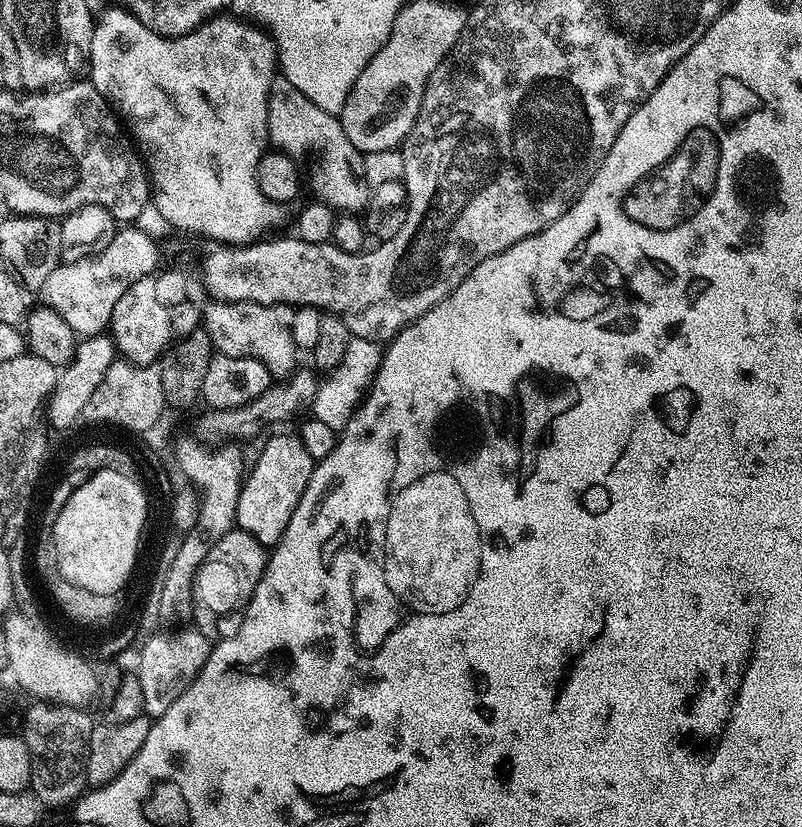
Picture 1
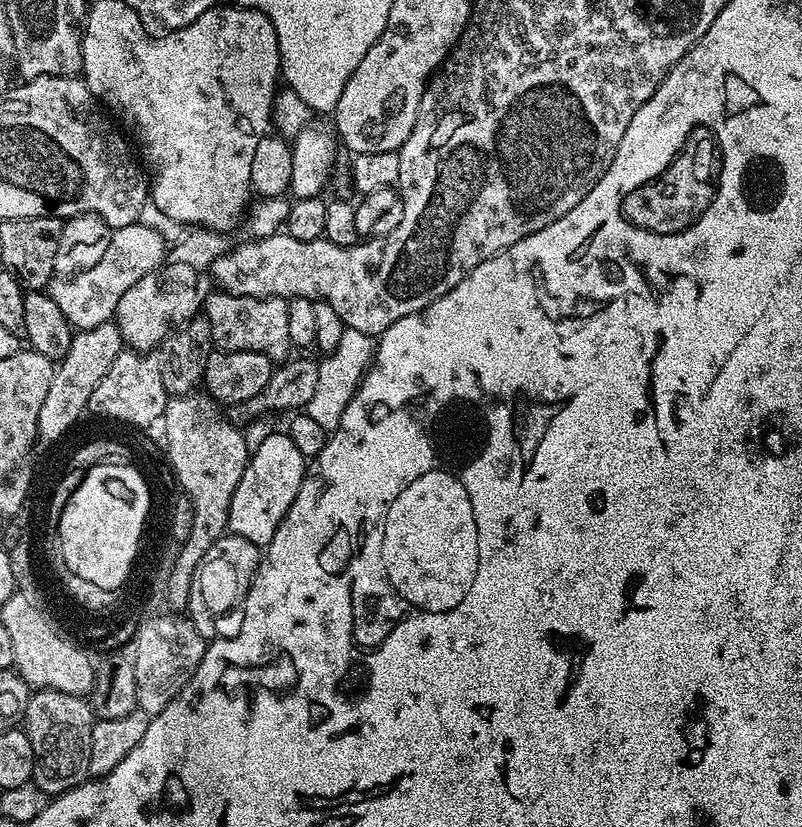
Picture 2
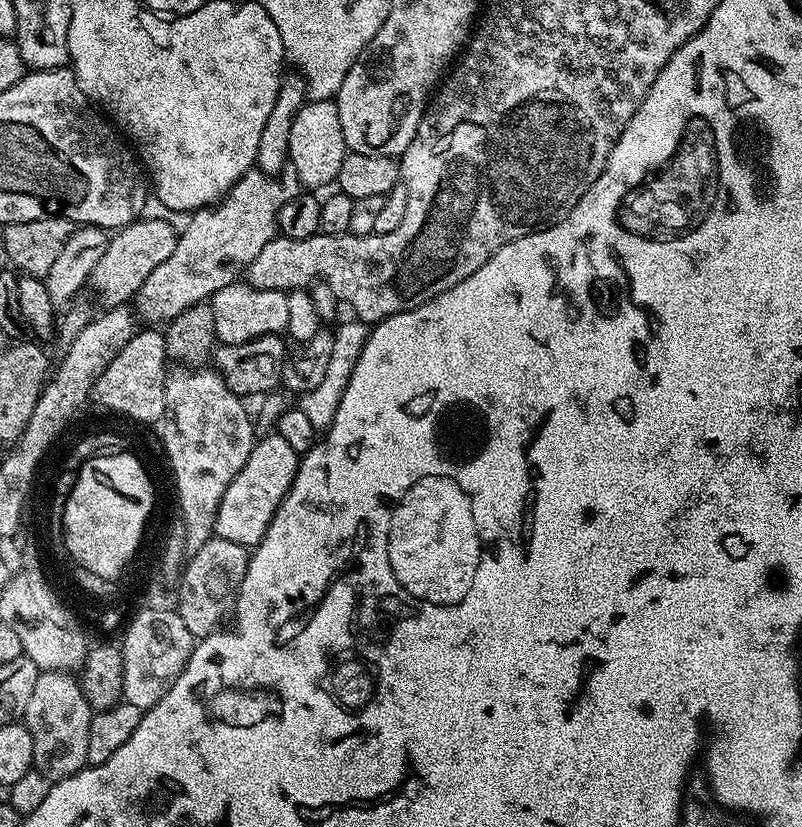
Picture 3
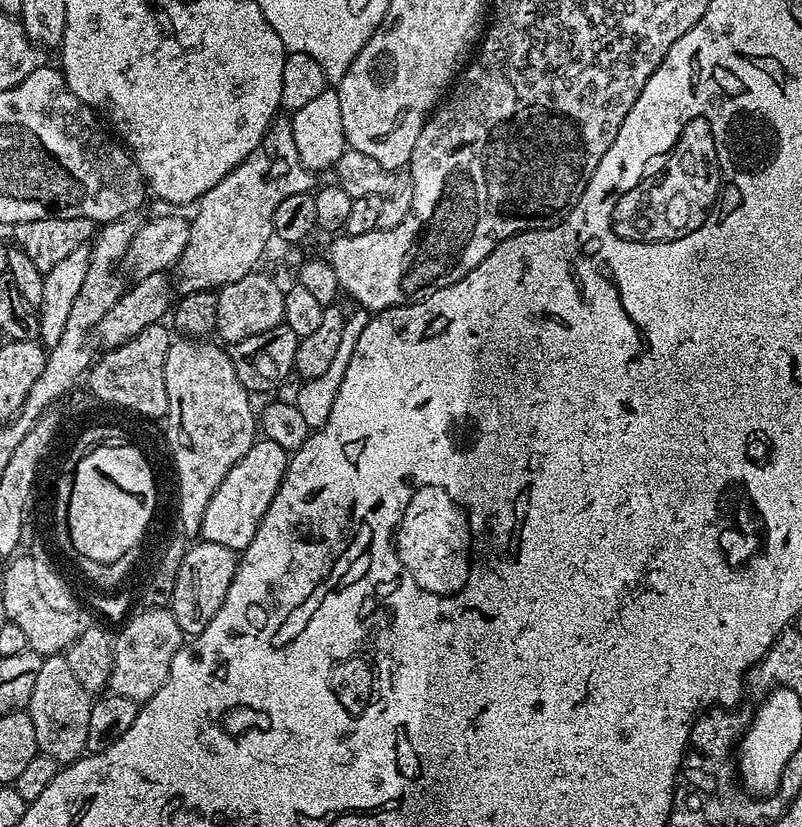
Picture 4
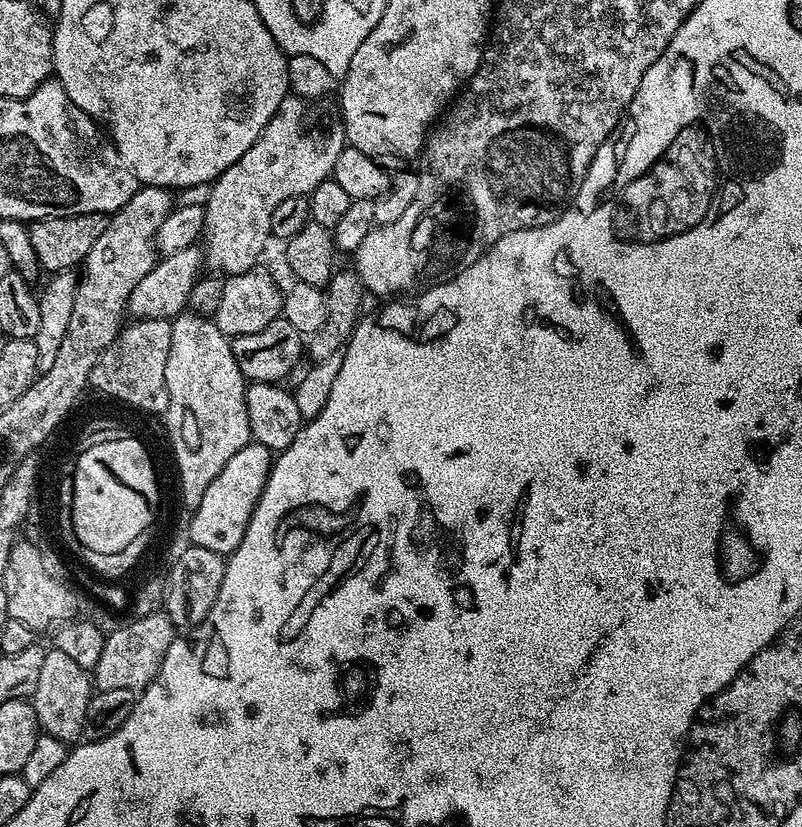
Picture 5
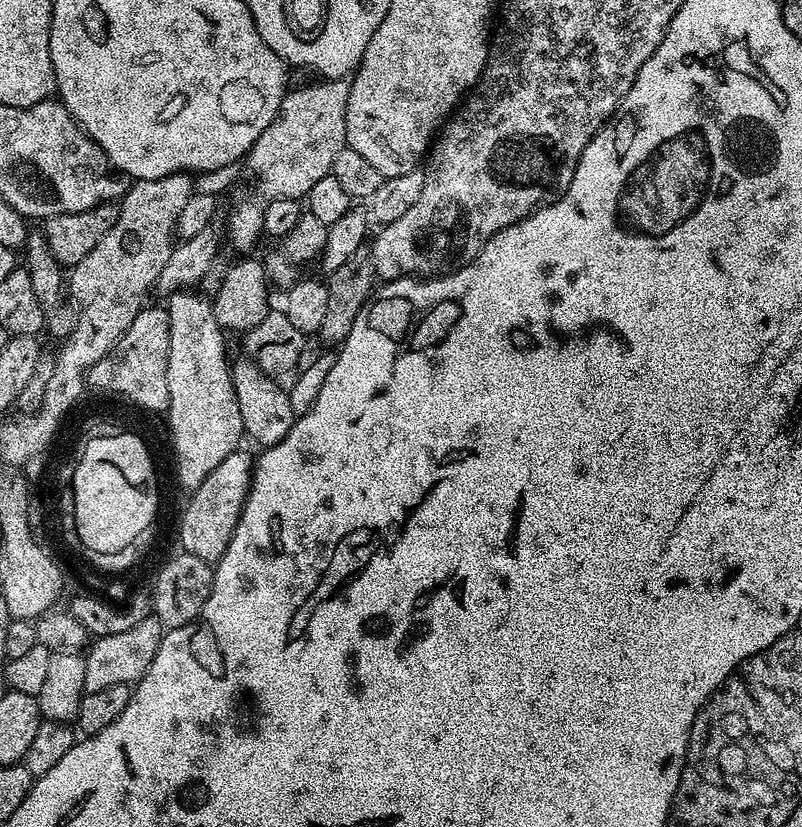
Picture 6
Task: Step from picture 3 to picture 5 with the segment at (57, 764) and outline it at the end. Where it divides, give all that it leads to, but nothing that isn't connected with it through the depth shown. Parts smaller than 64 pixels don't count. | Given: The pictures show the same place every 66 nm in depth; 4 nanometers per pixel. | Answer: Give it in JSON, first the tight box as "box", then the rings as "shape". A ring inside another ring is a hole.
{"box":[30,649,93,744],"shape":[[[49,649],[44,655],[41,673],[38,674],[37,689],[30,700],[41,731],[67,744],[79,741],[84,733],[86,710],[93,694],[89,671],[62,651]]]}

